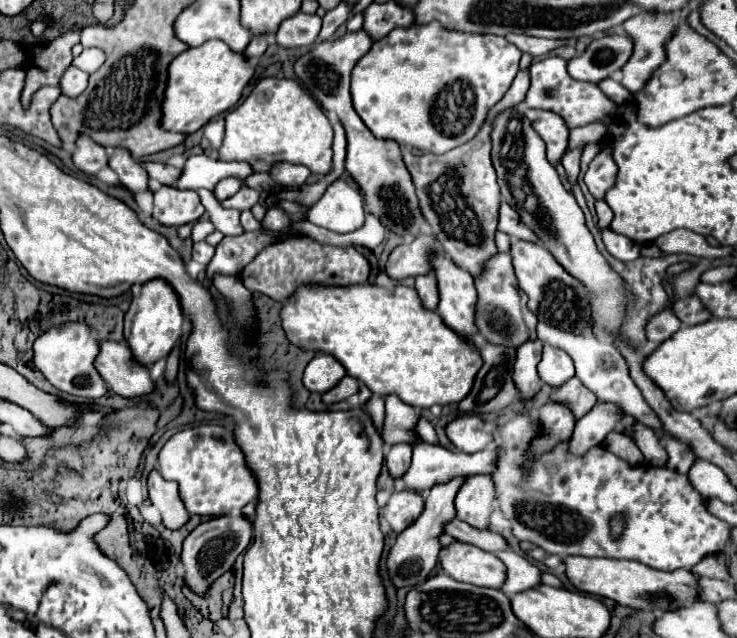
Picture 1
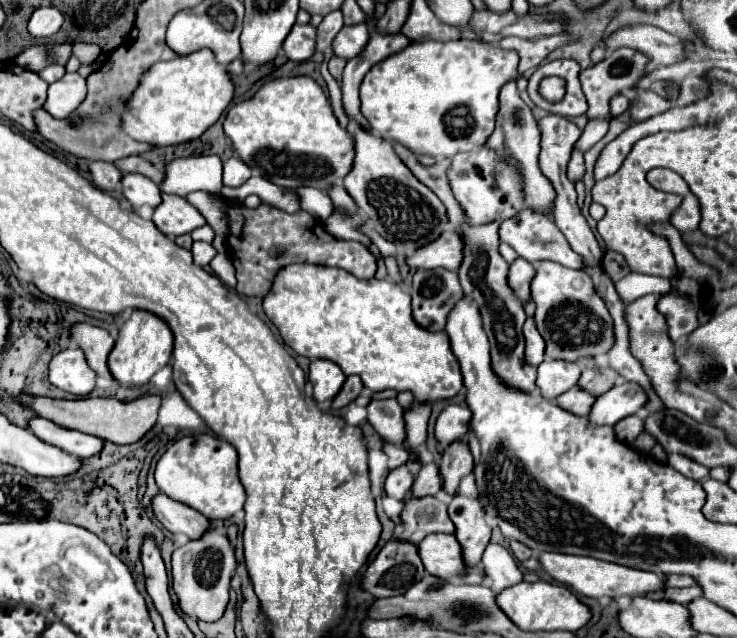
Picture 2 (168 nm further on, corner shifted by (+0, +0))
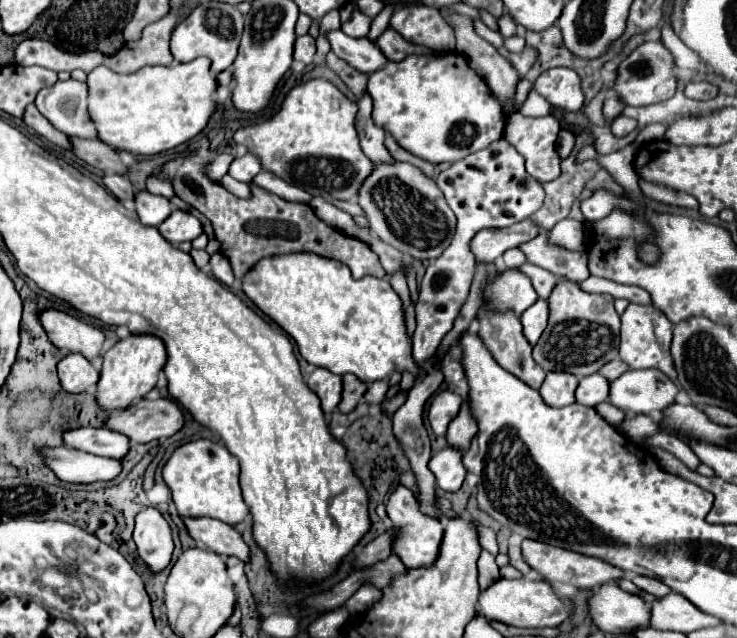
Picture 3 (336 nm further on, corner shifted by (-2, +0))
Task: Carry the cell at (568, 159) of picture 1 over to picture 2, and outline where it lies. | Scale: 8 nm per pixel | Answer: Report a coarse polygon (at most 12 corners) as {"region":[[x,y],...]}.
{"region":[[609,118],[589,120],[575,148],[589,150],[609,130]]}

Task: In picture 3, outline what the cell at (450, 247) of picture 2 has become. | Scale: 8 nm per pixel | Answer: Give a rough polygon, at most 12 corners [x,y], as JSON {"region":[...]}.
{"region":[[531,220],[475,234],[471,252],[477,264],[495,262],[539,234]]}

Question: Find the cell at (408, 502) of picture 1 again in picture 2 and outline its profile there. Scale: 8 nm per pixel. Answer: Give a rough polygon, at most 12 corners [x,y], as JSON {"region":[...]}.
{"region":[[425,462],[415,476],[411,494],[441,492],[439,466]]}

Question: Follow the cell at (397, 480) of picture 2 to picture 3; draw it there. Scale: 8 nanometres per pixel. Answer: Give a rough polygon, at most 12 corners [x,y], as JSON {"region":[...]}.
{"region":[[399,484],[387,502],[395,554],[407,568],[429,568],[443,526],[419,512]]}

